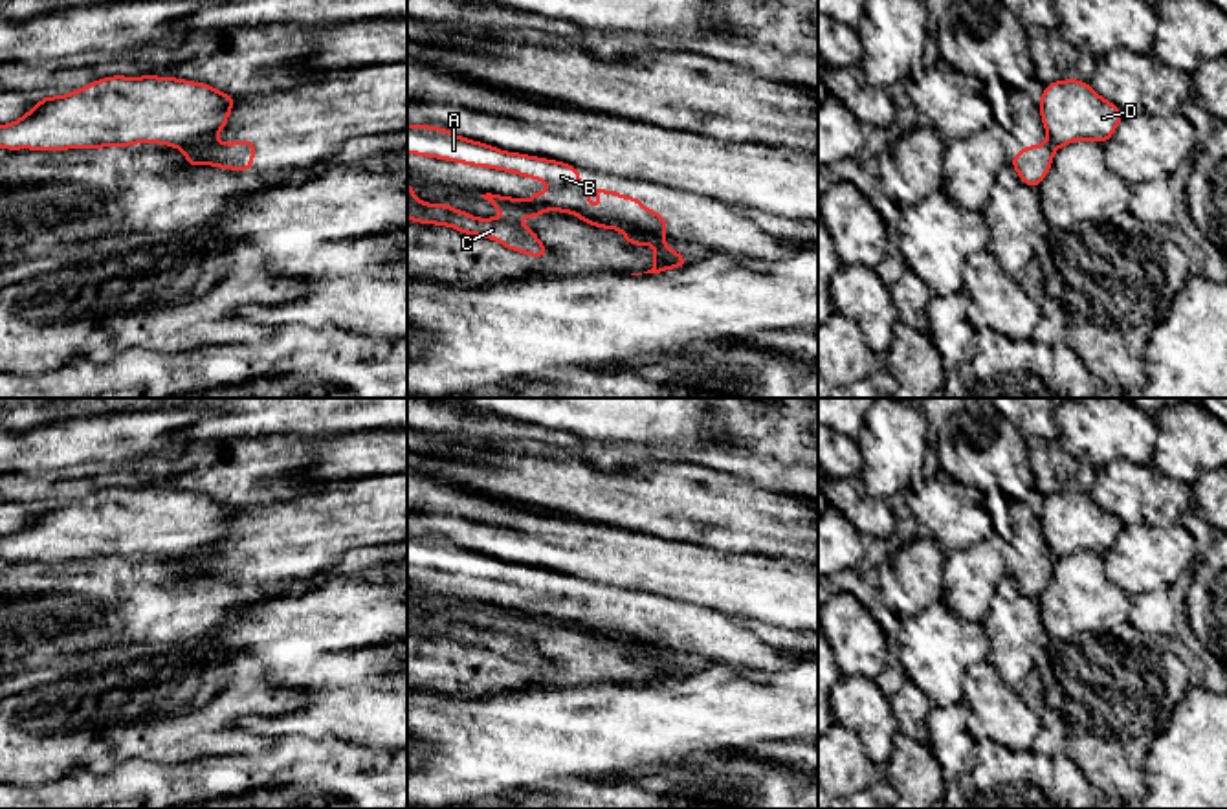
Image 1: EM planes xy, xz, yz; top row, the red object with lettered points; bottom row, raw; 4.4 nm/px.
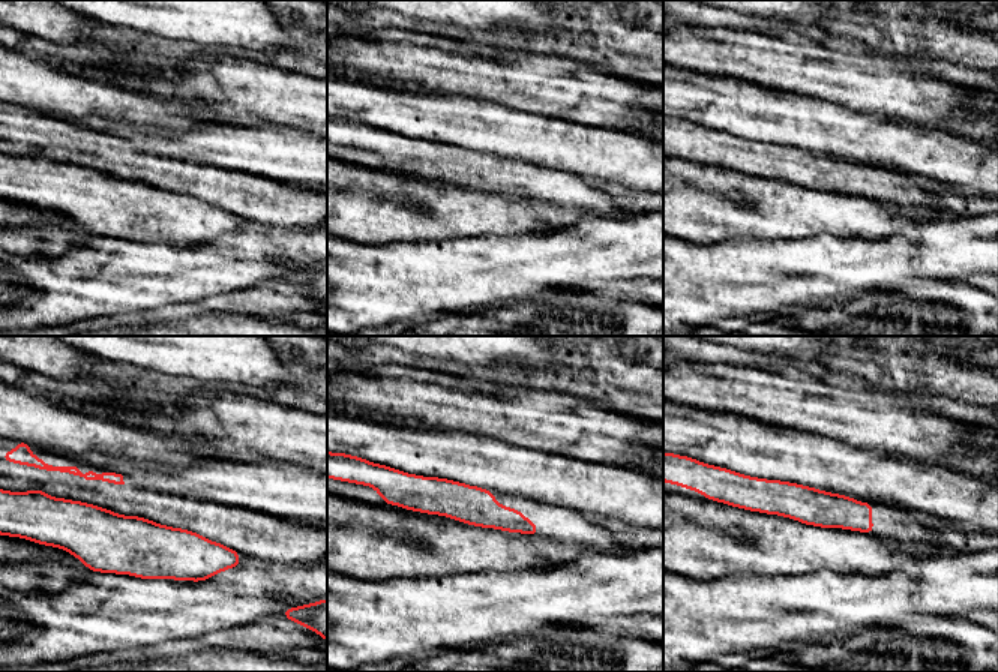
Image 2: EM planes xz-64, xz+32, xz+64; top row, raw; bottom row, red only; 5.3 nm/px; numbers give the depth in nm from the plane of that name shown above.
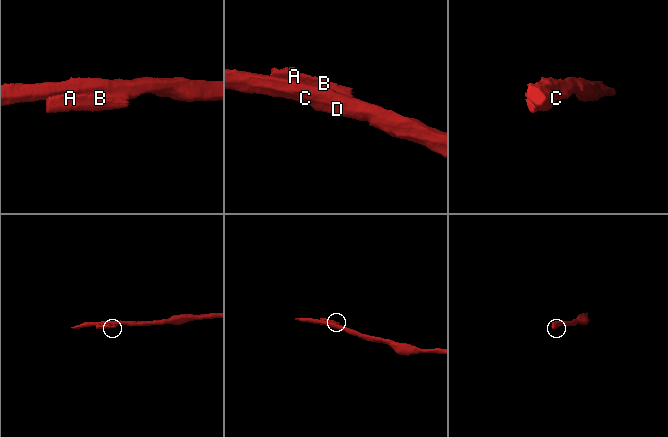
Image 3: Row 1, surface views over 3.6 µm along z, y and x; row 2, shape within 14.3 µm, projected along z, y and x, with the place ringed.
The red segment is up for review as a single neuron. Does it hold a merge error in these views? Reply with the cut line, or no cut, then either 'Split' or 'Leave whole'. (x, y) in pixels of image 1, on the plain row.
Split along xz (574, 624), (661, 646). Split

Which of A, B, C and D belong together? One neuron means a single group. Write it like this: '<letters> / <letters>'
A B / C D

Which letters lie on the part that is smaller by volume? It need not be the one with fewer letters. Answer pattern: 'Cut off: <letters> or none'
Cut off: A, B

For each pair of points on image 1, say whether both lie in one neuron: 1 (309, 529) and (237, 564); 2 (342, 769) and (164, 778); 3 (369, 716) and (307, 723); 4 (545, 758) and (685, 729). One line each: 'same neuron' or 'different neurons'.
1: same neuron
2: same neuron
3: same neuron
4: same neuron

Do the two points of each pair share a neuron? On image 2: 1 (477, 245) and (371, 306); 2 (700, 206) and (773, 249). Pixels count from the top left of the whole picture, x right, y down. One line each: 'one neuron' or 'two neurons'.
1: one neuron
2: two neurons

